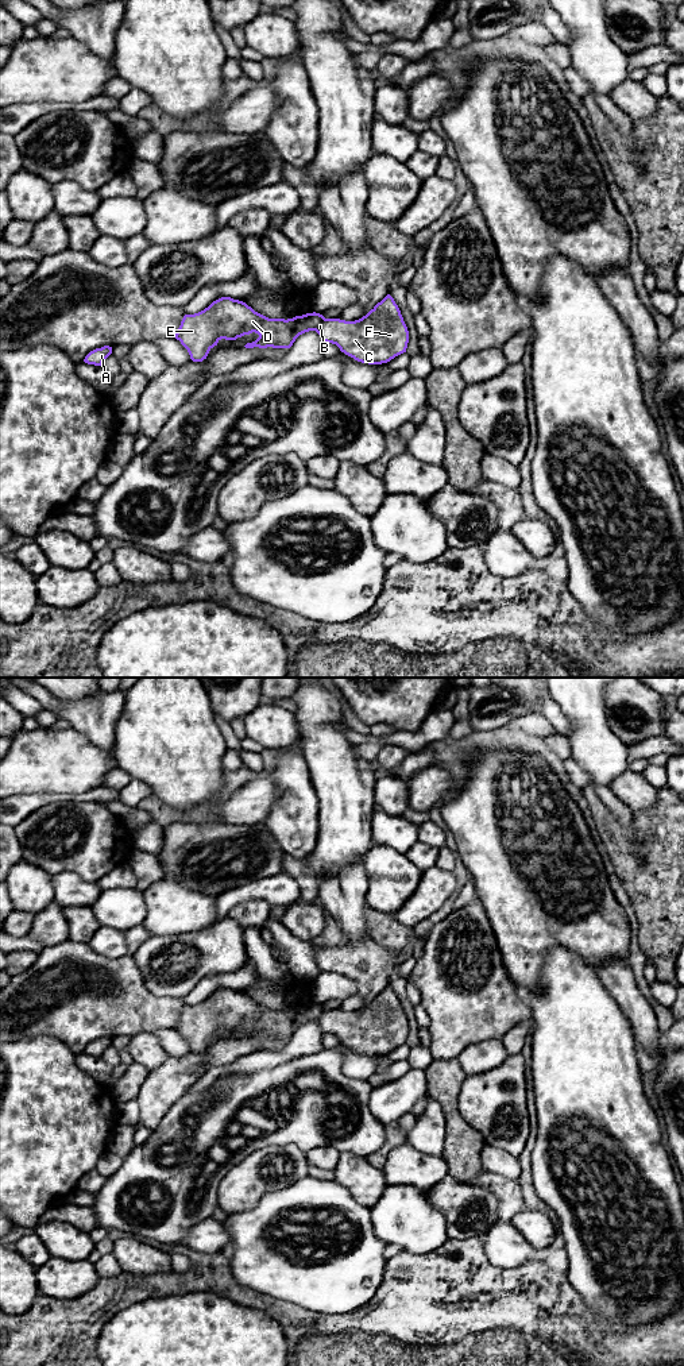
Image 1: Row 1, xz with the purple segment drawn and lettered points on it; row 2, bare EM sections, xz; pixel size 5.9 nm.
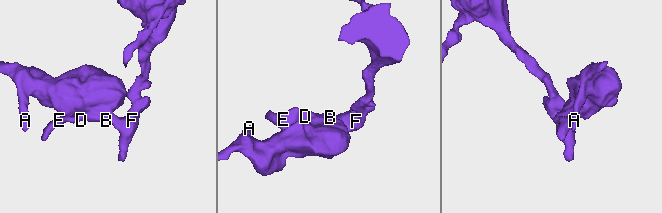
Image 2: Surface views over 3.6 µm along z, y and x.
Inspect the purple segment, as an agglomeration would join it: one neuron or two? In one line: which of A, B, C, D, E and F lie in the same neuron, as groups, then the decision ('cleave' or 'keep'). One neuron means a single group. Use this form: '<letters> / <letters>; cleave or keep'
A B C D E F; keep

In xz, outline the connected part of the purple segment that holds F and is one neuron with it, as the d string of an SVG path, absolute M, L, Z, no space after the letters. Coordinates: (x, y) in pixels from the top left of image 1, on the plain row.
M390 985L378 993L366 1007L355 1012L325 1010L316 1003L287 1011L268 1010L255 1003L243 992L221 988L198 1004L185 1006L174 1029L188 1041L193 1053L202 1053L221 1030L236 1031L237 1029L255 1023L259 1029L252 1034L247 1034L244 1037L246 1039L290 1039L300 1026L309 1022L316 1022L324 1033L336 1035L345 1046L368 1056L390 1053L395 1047L406 1043L409 1034L407 1018L398 996Z

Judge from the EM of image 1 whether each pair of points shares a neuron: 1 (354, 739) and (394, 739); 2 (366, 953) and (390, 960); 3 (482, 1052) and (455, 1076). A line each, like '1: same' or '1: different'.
1: same
2: same
3: different

